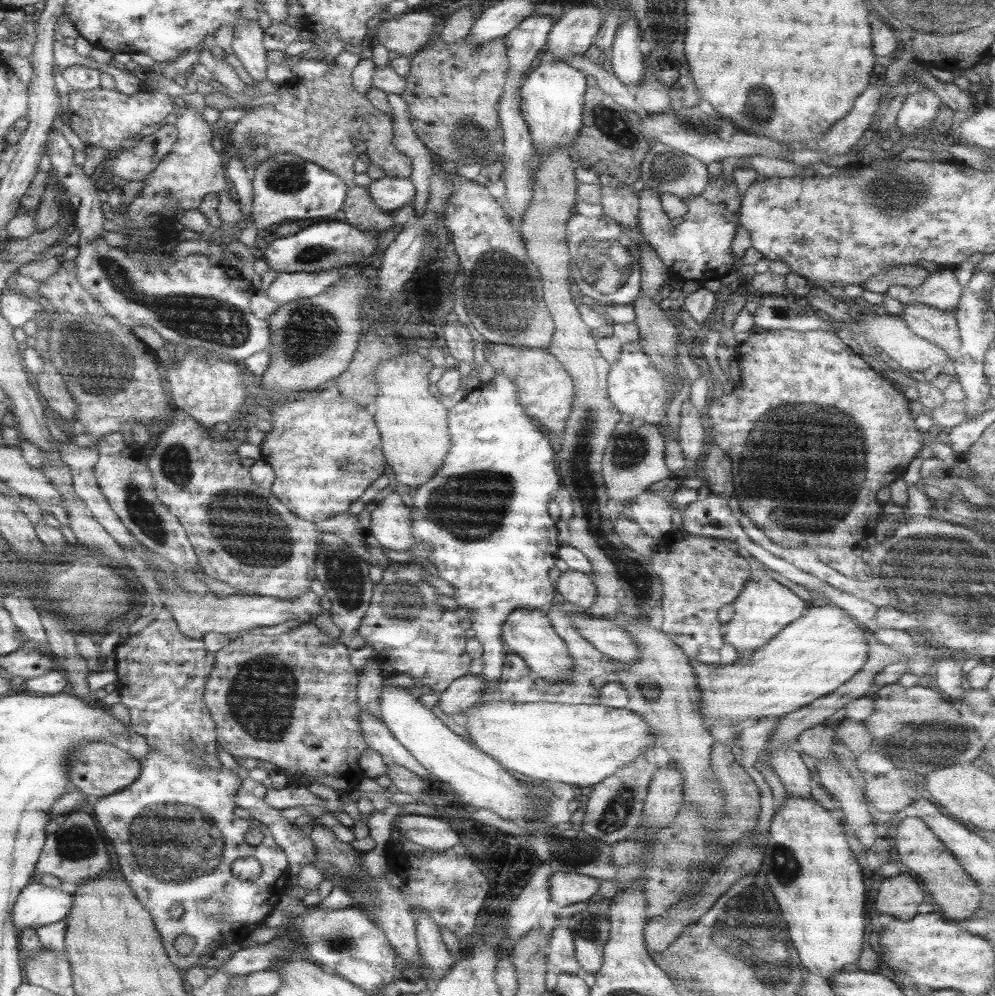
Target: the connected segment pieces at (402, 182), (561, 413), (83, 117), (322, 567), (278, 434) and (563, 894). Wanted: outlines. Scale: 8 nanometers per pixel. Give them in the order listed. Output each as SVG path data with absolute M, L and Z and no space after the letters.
M388 177L373 180L366 188L374 202L385 211L410 206L415 199L415 186L408 178Z
M494 344L492 348L484 350L486 362L496 371L496 376L506 376L516 383L518 402L524 410L548 432L560 432L566 424L572 404L572 378L568 372L556 361L554 356L544 350L534 348L512 348Z
M97 86L93 90L71 90L69 93L68 106L70 110L68 114L70 128L78 134L78 137L86 144L86 147L103 148L106 150L108 157L123 149L128 143L132 143L134 141L134 135L139 134L144 126L160 123L164 119L172 120L178 111L172 97L161 93L160 90L153 90L152 88L145 88L133 95L126 95L116 89L109 90L101 86Z
M322 534L319 540L319 551L316 555L315 578L322 582L326 589L326 596L331 600L329 609L332 623L340 628L341 636L354 636L365 612L371 603L375 585L368 577L370 565L357 555L353 549L342 542L334 534Z
M325 388L318 390L318 392L312 391L308 392L308 394L305 392L305 394L300 397L294 397L302 398L302 400L294 400L294 398L292 398L292 400L269 407L265 415L268 421L272 423L272 428L265 434L260 445L263 454L262 460L268 462L268 464L274 468L274 472L276 472L276 480L274 480L274 484L272 484L272 494L274 494L282 504L286 504L286 508L288 508L294 516L300 517L302 520L314 522L315 524L316 522L322 522L326 520L326 518L330 518L330 516L346 513L348 506L350 506L356 498L359 498L362 492L364 492L378 476L382 476L386 468L384 456L382 456L382 452L380 452L380 434L378 434L378 430L376 430L376 426L374 426L372 414L368 414L364 408L356 408L356 402L344 400L340 396L330 401L322 400L324 394L322 390L325 390Z
M558 872L550 876L550 897L558 906L570 906L597 897L600 880L590 875Z

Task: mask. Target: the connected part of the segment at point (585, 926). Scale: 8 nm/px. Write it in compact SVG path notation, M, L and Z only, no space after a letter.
M588 909L574 913L565 920L574 937L576 961L584 974L594 974L602 967L604 945L609 937L610 923L606 914L592 915Z

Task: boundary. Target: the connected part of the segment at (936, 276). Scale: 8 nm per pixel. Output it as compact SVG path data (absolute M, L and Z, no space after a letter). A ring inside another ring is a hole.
M953 269L936 271L934 273L930 272L926 280L920 286L912 290L912 298L910 298L910 300L916 300L917 303L933 306L944 312L954 312L960 300L962 289L963 286L956 280Z

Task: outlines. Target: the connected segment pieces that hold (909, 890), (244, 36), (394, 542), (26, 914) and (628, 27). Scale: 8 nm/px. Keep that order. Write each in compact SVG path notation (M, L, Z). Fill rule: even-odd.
M894 876L880 884L874 906L881 914L890 914L898 920L910 920L918 914L918 906L924 902L924 890L912 876Z
M238 21L234 24L232 52L242 62L244 70L256 82L267 78L266 50L263 45L263 29L258 21Z
M390 492L390 496L385 496L372 512L372 522L369 526L372 536L376 542L380 542L388 550L408 550L412 544L410 509L402 504L401 496L397 492Z
M37 879L29 883L12 907L12 920L17 930L36 929L54 924L68 916L72 908L72 896L60 888L45 886Z
M634 18L622 20L622 26L618 27L608 54L608 59L612 62L611 74L632 90L639 85L638 80L644 74L640 42L642 30L638 22Z

